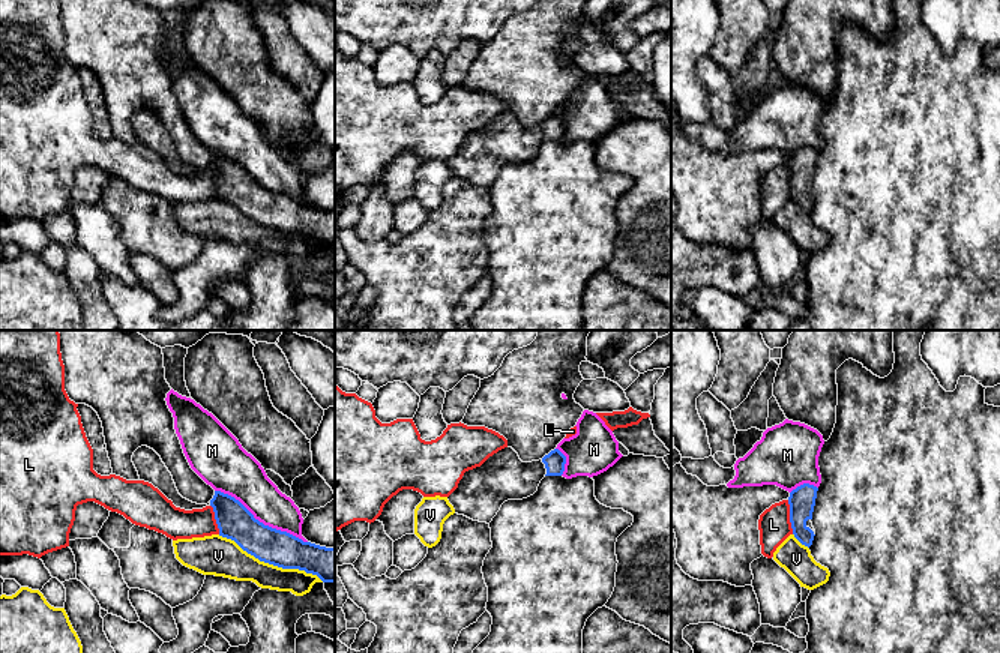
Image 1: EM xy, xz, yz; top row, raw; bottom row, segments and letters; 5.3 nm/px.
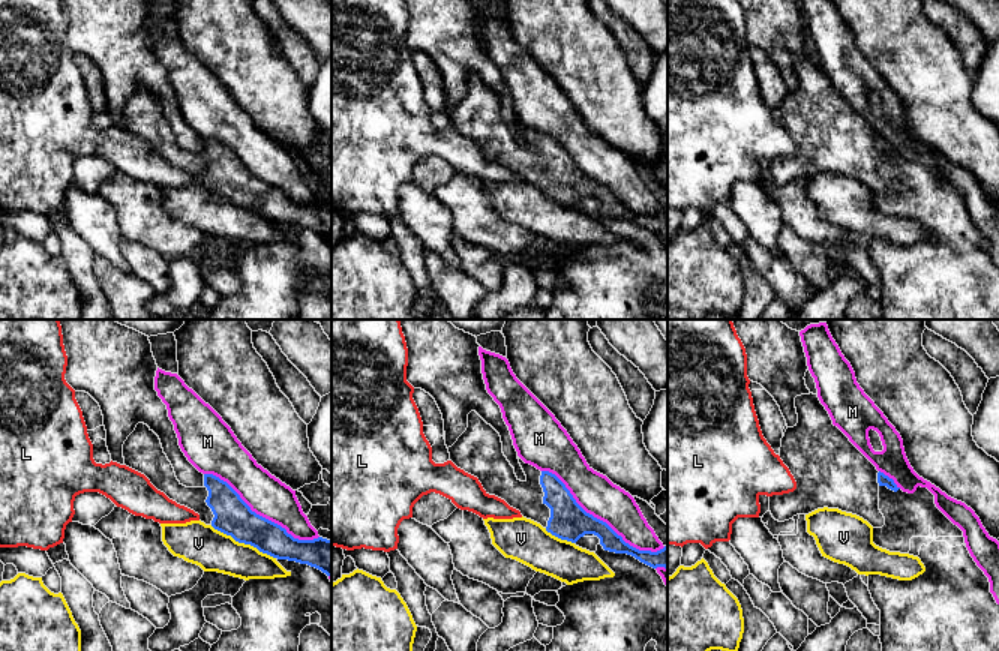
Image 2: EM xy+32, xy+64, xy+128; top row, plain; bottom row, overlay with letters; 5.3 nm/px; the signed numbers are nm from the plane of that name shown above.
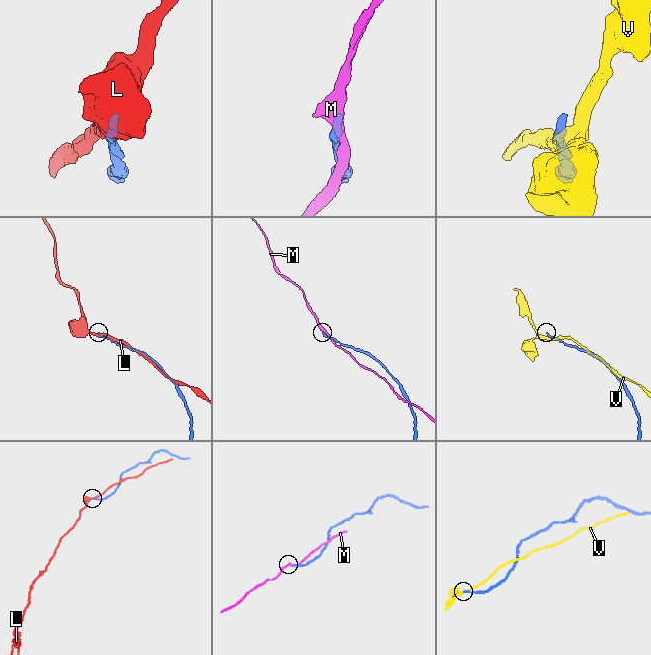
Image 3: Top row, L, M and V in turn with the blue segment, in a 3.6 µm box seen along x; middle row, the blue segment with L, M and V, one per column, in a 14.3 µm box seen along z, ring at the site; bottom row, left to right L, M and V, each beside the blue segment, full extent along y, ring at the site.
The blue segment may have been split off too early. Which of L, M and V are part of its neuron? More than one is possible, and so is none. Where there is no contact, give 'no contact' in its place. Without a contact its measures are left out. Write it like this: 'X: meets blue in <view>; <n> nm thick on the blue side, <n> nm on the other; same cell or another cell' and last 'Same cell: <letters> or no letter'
L: meets blue in yz; 140 nm thick on the blue side, 170 nm on the other; another cell
M: meets blue in xy; 190 nm thick on the blue side, 220 nm on the other; another cell
V: meets blue in xy; 190 nm thick on the blue side, 190 nm on the other; another cell
Same cell: no letter

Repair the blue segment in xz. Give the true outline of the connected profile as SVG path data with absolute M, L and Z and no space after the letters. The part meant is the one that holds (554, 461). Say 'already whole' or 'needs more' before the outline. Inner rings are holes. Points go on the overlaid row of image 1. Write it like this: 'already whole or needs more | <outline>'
needs more | M505 447L489 456L480 467L465 471L458 488L447 500L455 513L489 524L505 501L533 495L545 476L562 476L565 464L566 456L559 449L551 450L539 461L523 462L512 447Z

